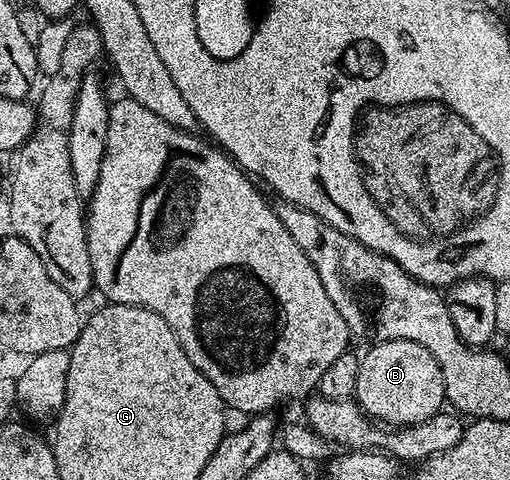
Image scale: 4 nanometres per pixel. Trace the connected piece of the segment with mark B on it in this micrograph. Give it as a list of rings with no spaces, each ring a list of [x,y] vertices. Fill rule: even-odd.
[[[380,341],[372,344],[367,354],[362,354],[359,370],[357,371],[357,387],[354,400],[363,408],[363,412],[376,422],[387,427],[402,427],[404,425],[416,425],[425,419],[429,419],[434,413],[444,408],[443,376],[441,367],[421,343],[412,341]]]

